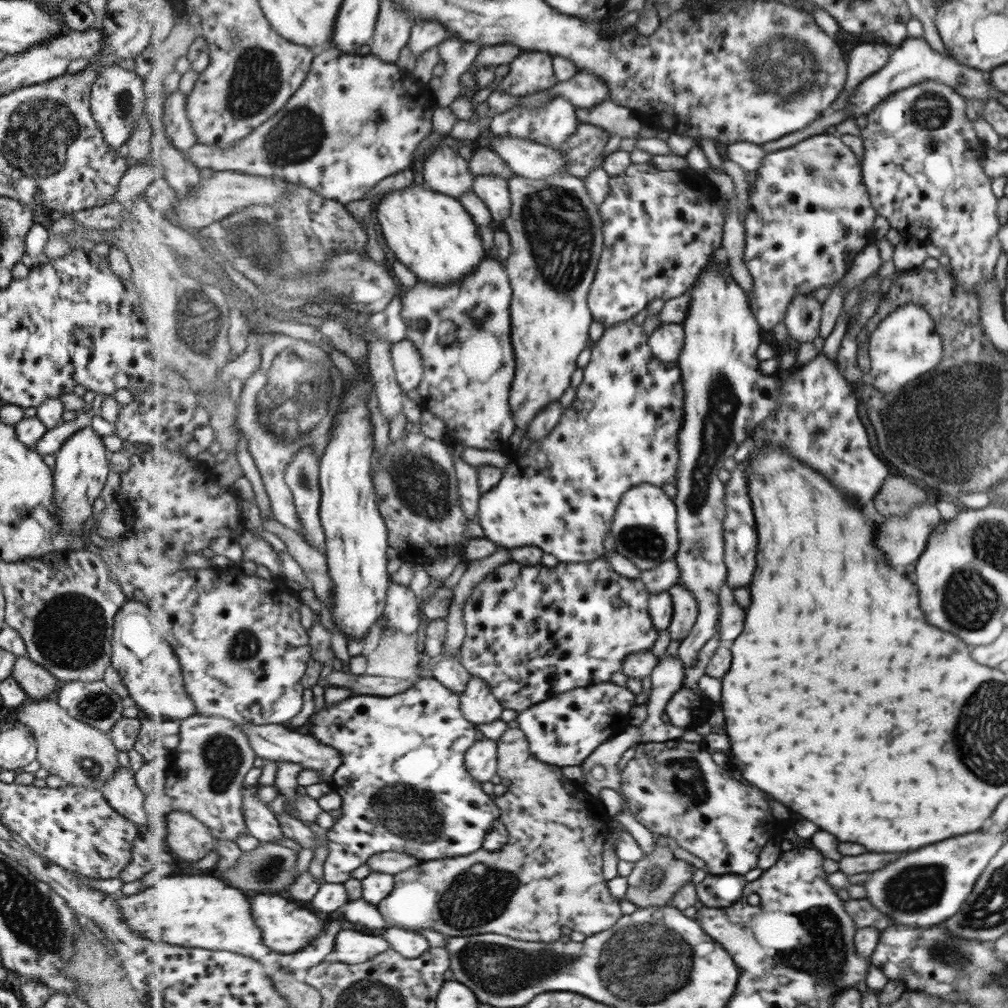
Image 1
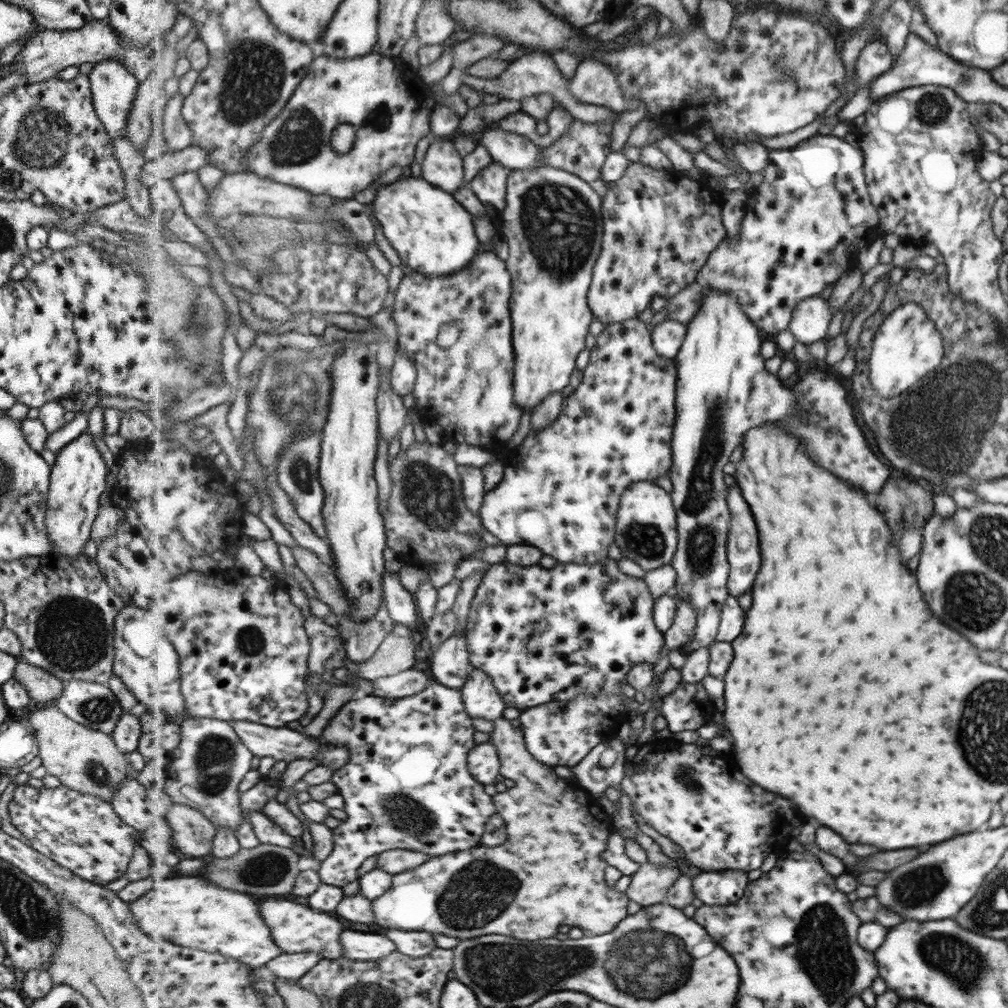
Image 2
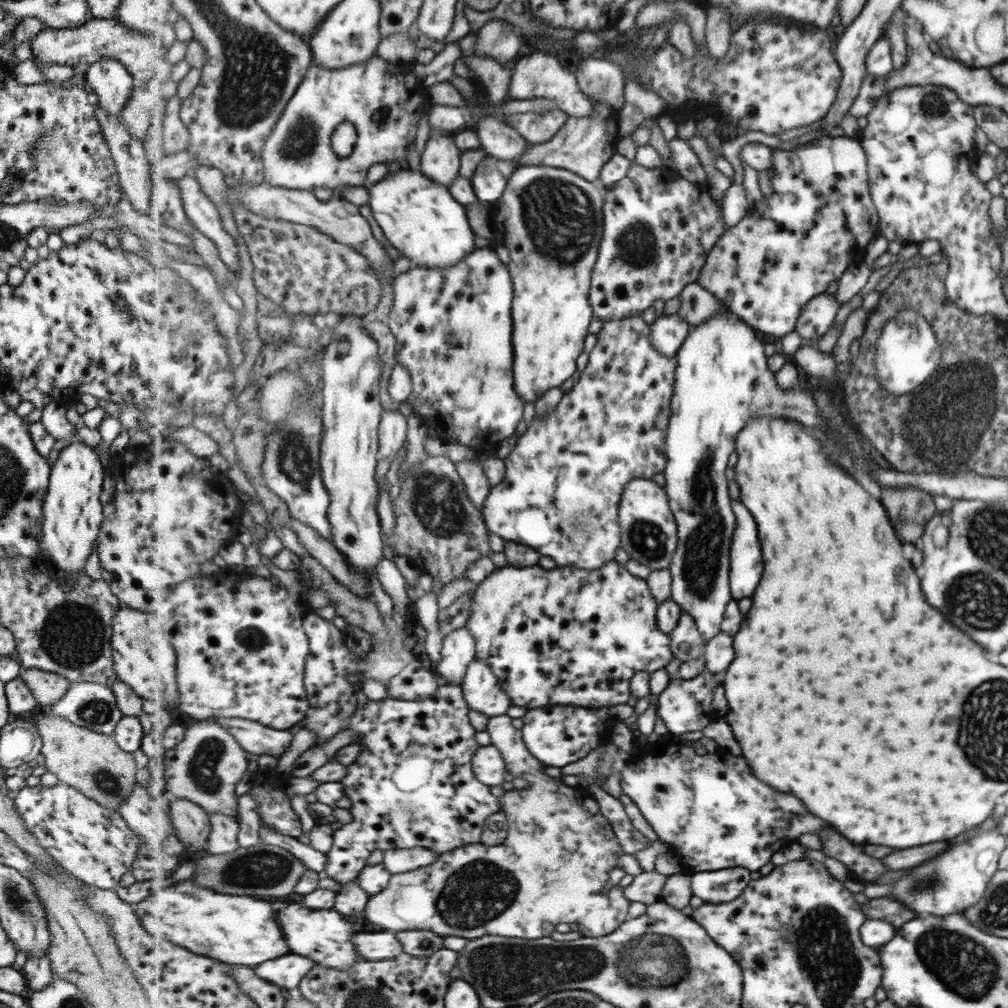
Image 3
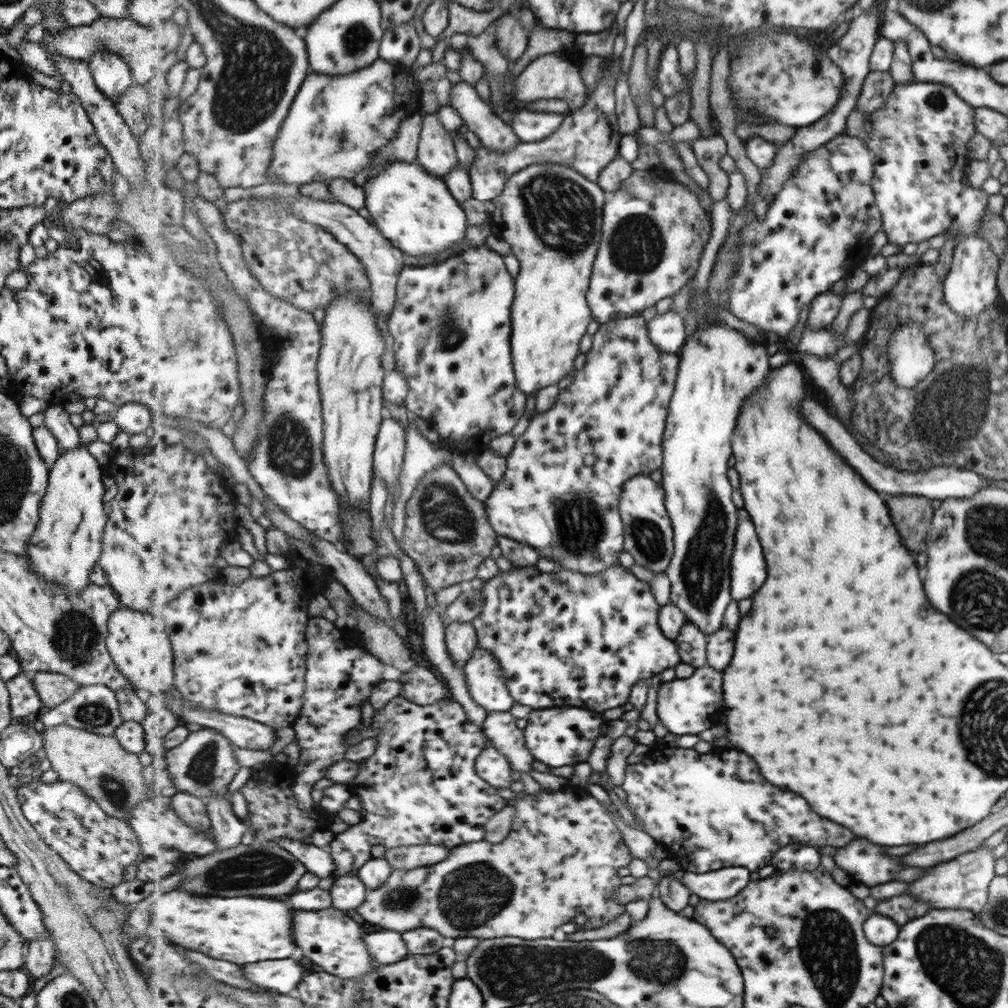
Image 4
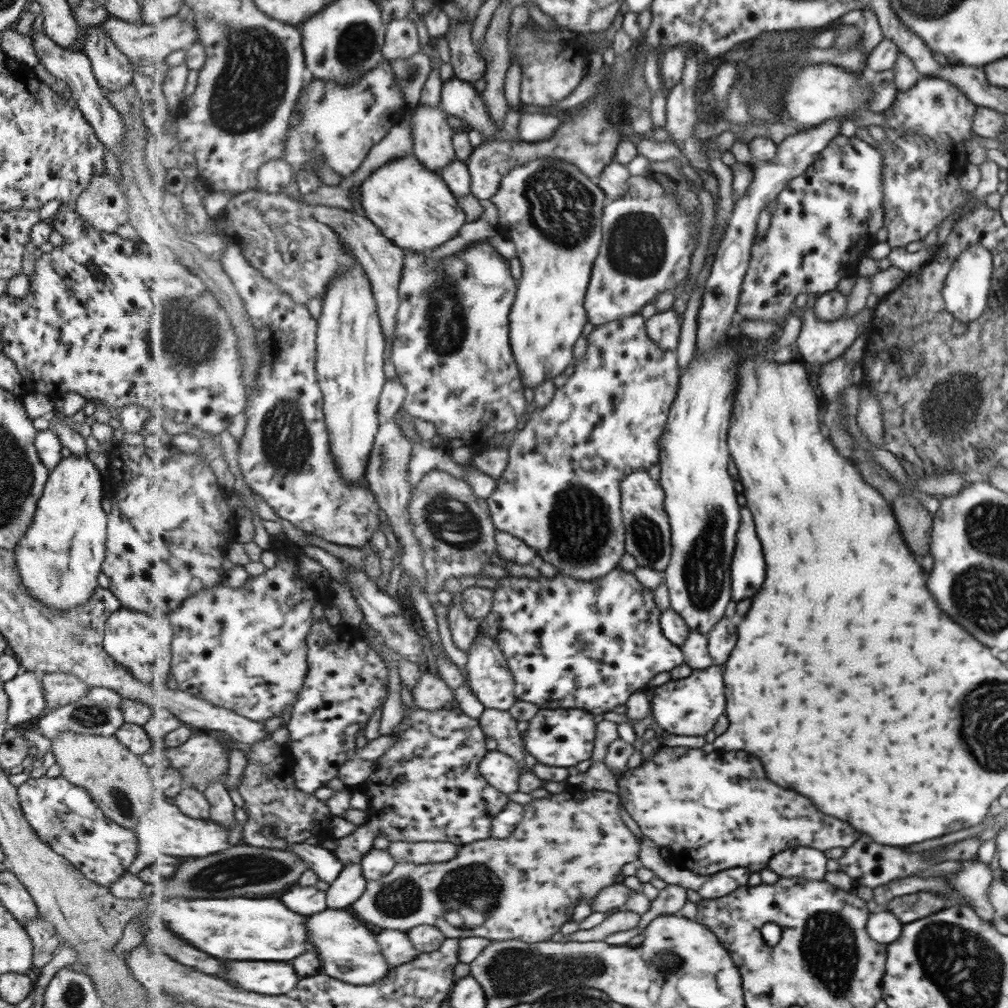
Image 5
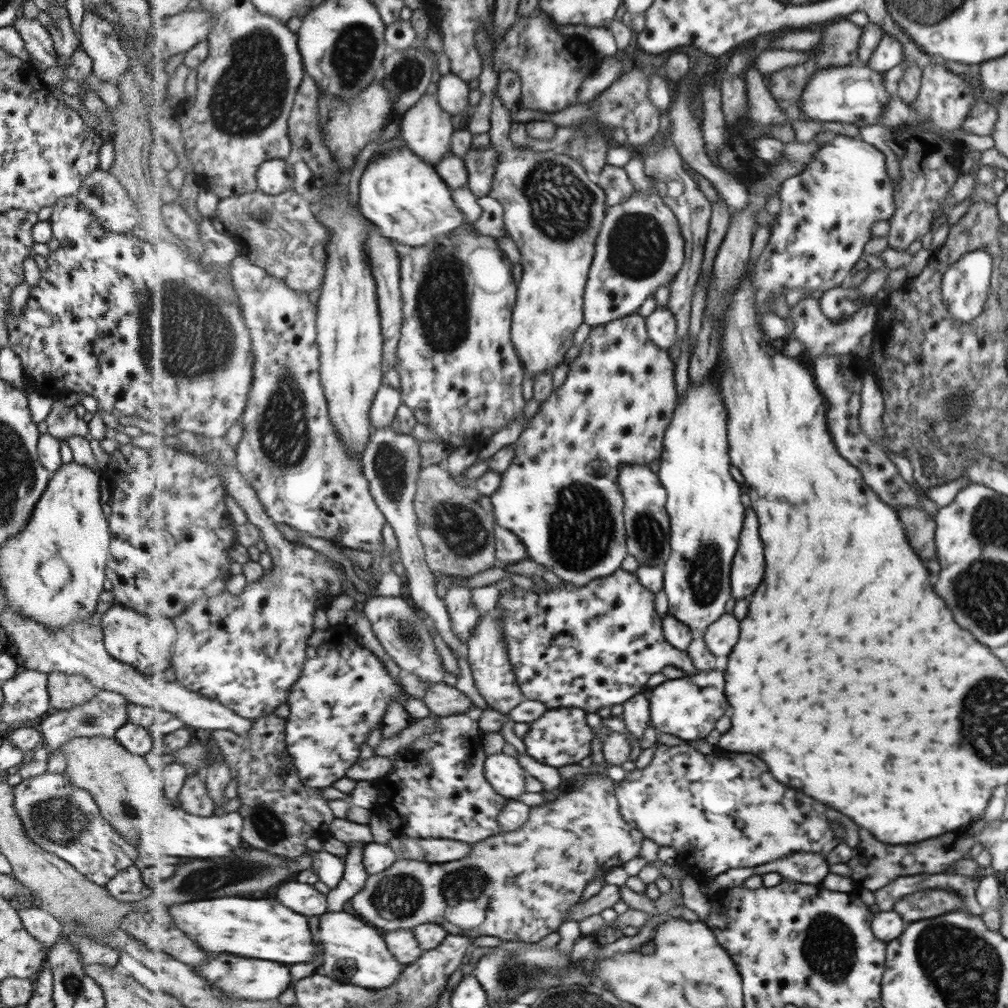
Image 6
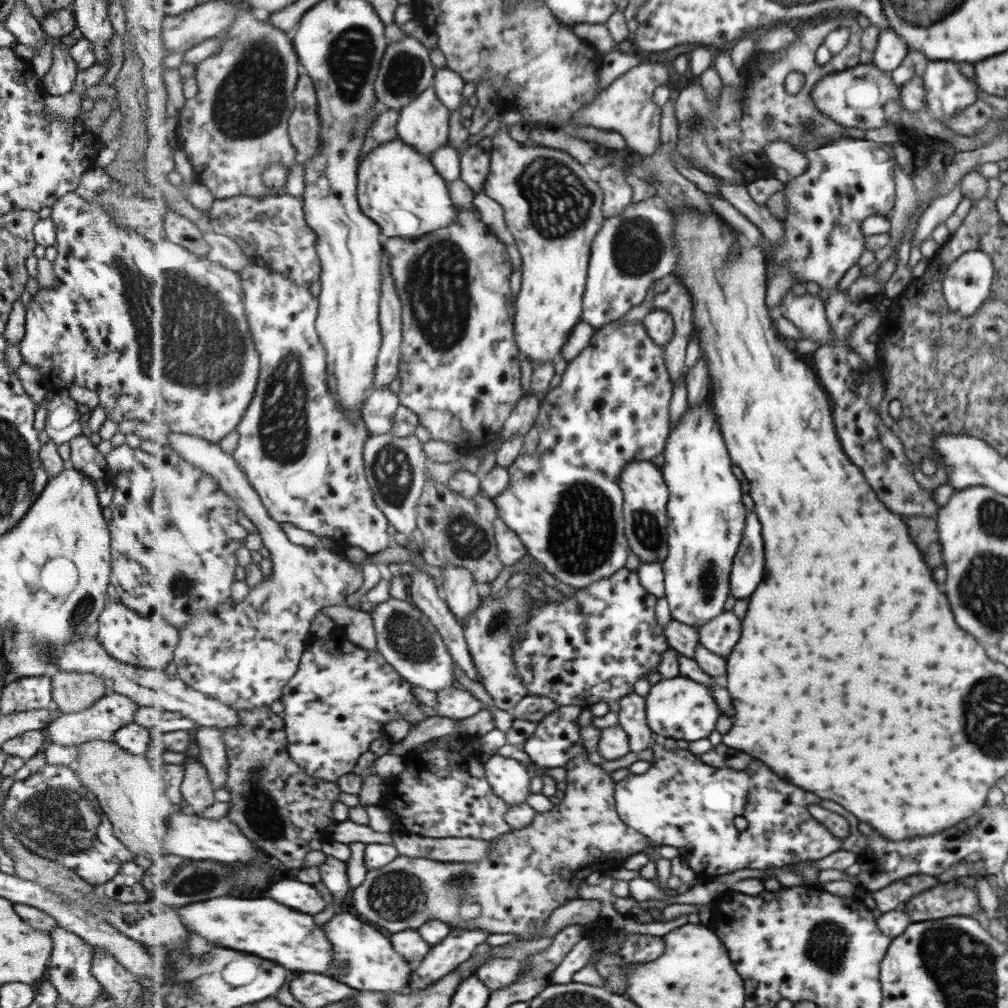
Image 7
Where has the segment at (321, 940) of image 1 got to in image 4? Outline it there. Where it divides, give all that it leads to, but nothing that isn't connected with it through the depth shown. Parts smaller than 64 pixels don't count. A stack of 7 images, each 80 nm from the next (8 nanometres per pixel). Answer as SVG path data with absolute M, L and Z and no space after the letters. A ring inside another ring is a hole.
M293 958L273 960L273 962L257 962L253 966L243 966L246 977L261 988L276 990L279 994L296 994L300 982L309 973L303 969L301 962Z

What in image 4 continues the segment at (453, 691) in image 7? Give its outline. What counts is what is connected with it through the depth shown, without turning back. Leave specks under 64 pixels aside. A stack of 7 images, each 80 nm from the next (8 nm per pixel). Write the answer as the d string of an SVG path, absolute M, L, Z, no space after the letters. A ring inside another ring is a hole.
M419 665L406 673L400 673L398 681L402 684L399 694L421 706L435 704L449 691L445 681L435 669L428 670Z

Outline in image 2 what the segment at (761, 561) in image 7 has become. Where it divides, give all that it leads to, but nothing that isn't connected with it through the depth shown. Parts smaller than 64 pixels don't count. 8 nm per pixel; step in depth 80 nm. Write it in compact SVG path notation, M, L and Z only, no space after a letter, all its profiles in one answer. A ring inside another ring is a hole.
M738 483L729 488L728 505L732 511L732 521L728 536L728 561L730 564L728 589L730 590L731 595L737 597L753 590L757 572L759 572L759 568L761 568L761 552L759 552L757 522L755 522L755 516L753 516L748 500L745 498L742 489L739 488Z

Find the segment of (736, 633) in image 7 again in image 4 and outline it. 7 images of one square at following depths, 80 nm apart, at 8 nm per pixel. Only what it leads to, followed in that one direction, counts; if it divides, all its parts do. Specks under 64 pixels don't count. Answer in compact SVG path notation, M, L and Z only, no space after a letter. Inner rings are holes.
M722 626L715 634L708 635L708 665L724 671L731 660L736 646L736 631Z

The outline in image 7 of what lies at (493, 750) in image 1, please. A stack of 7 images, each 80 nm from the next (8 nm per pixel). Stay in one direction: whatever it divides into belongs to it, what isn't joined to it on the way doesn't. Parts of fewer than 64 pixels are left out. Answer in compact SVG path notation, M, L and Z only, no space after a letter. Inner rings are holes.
M492 755L484 765L488 781L496 793L510 805L525 803L531 794L532 774L529 769L517 759L501 755Z

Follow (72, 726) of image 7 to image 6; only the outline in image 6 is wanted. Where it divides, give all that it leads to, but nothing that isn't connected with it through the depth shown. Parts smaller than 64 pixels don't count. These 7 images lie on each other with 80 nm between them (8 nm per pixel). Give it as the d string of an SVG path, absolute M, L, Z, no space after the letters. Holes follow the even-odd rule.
M97 689L89 700L80 705L65 710L50 710L43 715L43 719L39 722L39 732L42 734L43 744L48 749L55 749L75 737L111 738L120 726L128 722L126 715L128 704L129 702L121 694Z

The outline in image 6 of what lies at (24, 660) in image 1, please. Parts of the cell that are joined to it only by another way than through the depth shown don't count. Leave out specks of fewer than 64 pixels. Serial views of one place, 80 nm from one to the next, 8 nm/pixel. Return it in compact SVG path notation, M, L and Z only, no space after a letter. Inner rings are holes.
M46 673L46 689L51 710L65 710L89 700L97 688L81 675Z

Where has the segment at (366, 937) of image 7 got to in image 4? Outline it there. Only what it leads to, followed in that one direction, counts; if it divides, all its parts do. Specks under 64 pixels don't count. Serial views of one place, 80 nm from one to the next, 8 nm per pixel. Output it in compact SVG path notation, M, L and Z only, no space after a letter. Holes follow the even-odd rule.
M333 907L318 911L295 910L293 928L297 946L307 958L313 960L311 964L314 969L336 974L341 978L359 978L379 968L379 963L369 954L361 923L347 917L343 910Z

